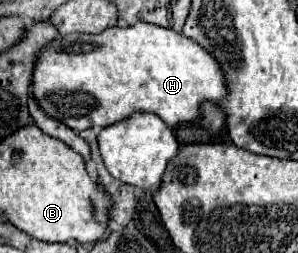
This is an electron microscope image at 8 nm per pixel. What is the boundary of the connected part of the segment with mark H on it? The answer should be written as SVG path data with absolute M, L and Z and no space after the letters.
M138 22L126 28L108 28L100 34L68 34L46 44L36 62L30 84L30 94L40 110L50 118L66 124L68 128L80 132L86 128L104 128L110 126L132 112L152 112L158 114L168 126L180 122L194 122L200 114L198 108L202 102L220 102L224 98L224 82L218 62L194 40L186 40L174 30L166 30L156 24Z

